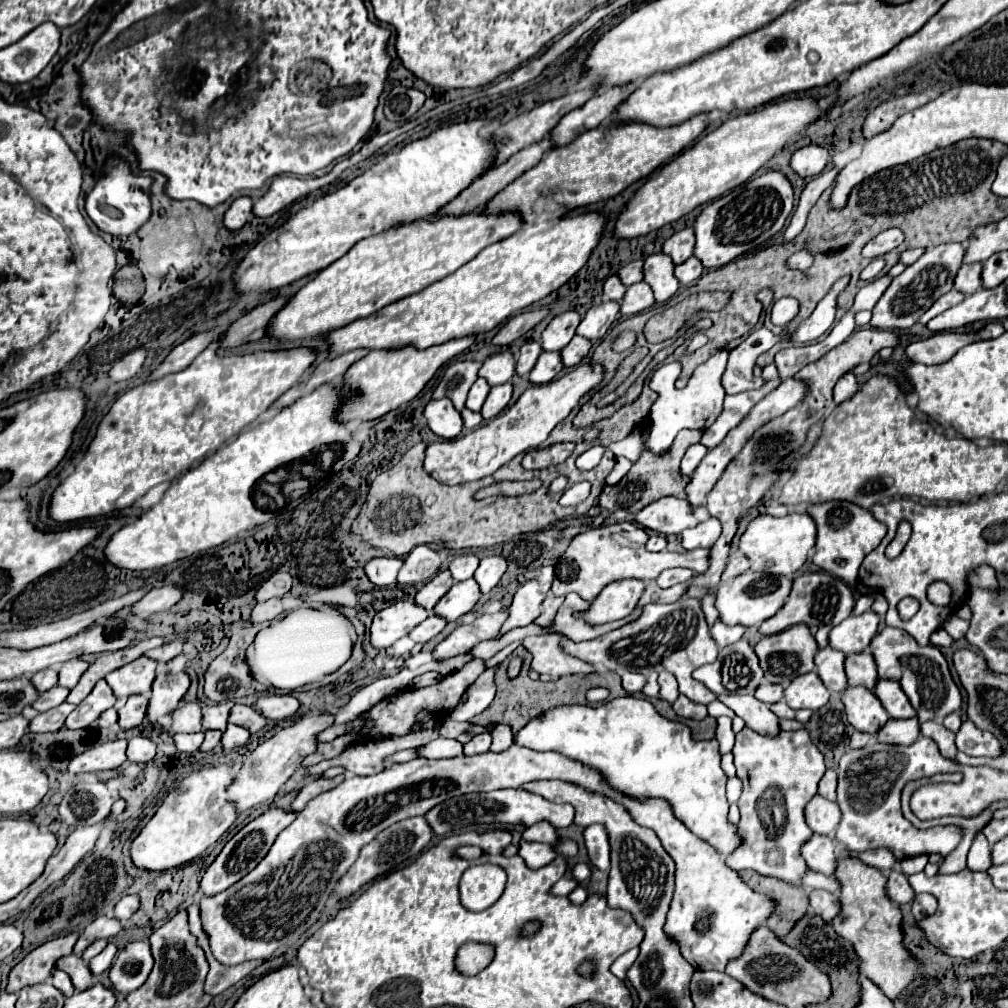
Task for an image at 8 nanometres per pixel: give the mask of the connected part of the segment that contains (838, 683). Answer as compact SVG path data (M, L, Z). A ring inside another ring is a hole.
M832 647L820 649L818 655L814 657L816 673L822 679L822 683L826 685L826 689L842 693L848 687L846 675L844 675L844 659L846 659L846 655Z

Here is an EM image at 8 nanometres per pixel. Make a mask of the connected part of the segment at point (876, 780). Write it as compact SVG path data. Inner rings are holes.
M918 737L912 745L882 745L882 743L868 743L864 749L856 749L856 751L848 751L844 753L844 757L840 759L840 767L838 767L838 807L842 811L842 821L836 829L836 841L840 841L848 851L868 851L872 847L888 847L888 851L892 851L896 855L898 861L906 859L906 857L914 857L914 855L932 855L938 853L942 857L950 855L962 839L962 831L956 825L938 825L938 827L930 827L930 829L916 829L908 819L904 819L902 811L900 811L900 791L902 787L912 781L912 779L920 779L920 777L930 777L934 773L956 773L960 771L960 763L944 759L936 747L936 743L928 737Z

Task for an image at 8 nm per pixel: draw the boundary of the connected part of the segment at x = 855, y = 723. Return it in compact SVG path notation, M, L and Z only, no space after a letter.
M848 687L842 695L842 703L846 707L848 723L858 731L876 735L876 731L888 721L888 713L866 687Z

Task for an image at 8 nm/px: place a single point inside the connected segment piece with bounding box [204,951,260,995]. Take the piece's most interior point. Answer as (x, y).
(219, 978)

